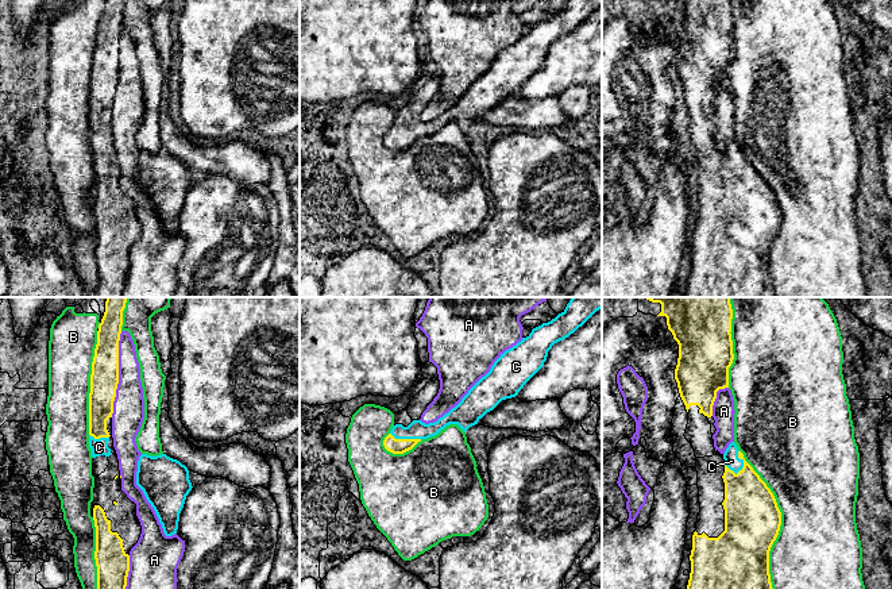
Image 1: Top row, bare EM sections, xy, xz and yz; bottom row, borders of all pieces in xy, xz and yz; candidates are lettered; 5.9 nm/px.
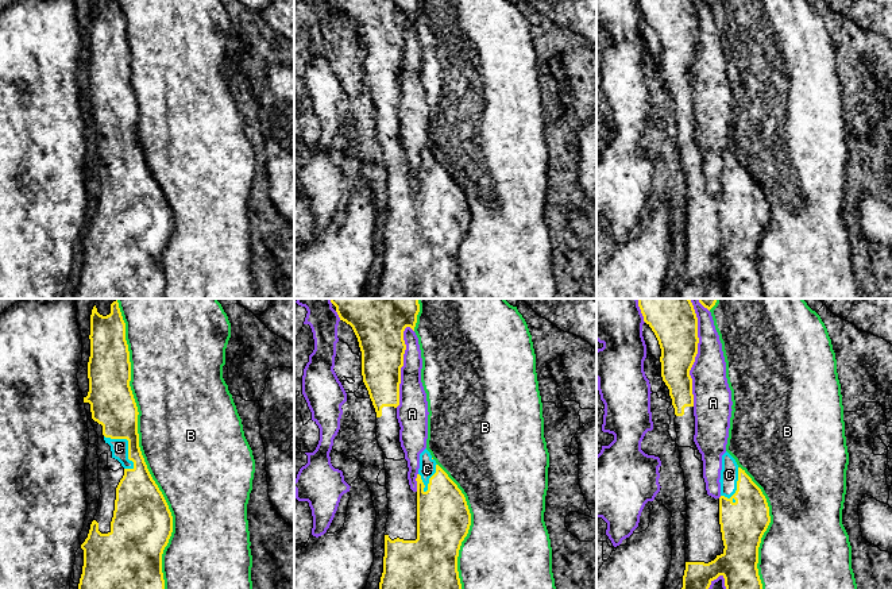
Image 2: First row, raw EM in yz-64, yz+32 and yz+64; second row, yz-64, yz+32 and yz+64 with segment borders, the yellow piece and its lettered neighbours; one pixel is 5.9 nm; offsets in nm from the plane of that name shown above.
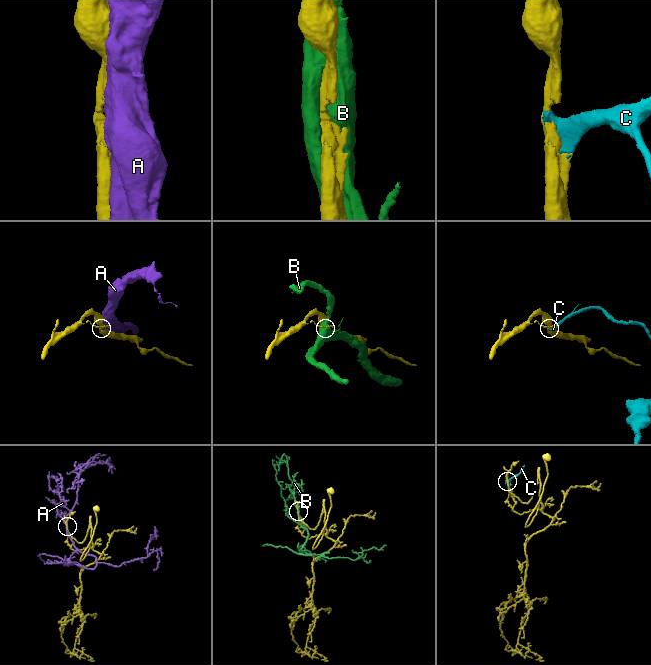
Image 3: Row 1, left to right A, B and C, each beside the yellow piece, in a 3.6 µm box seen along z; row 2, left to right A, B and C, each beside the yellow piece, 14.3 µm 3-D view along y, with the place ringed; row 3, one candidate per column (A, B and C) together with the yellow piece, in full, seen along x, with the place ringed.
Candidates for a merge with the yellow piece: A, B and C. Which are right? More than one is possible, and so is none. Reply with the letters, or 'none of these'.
C

